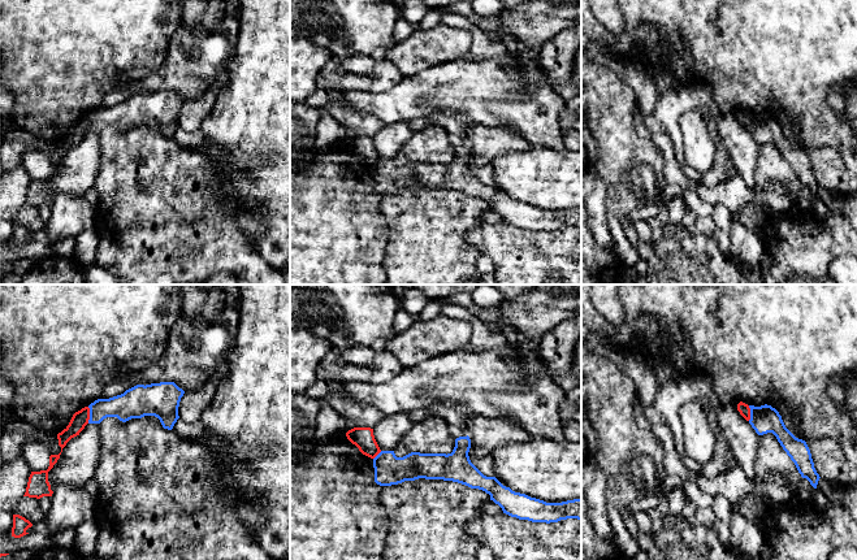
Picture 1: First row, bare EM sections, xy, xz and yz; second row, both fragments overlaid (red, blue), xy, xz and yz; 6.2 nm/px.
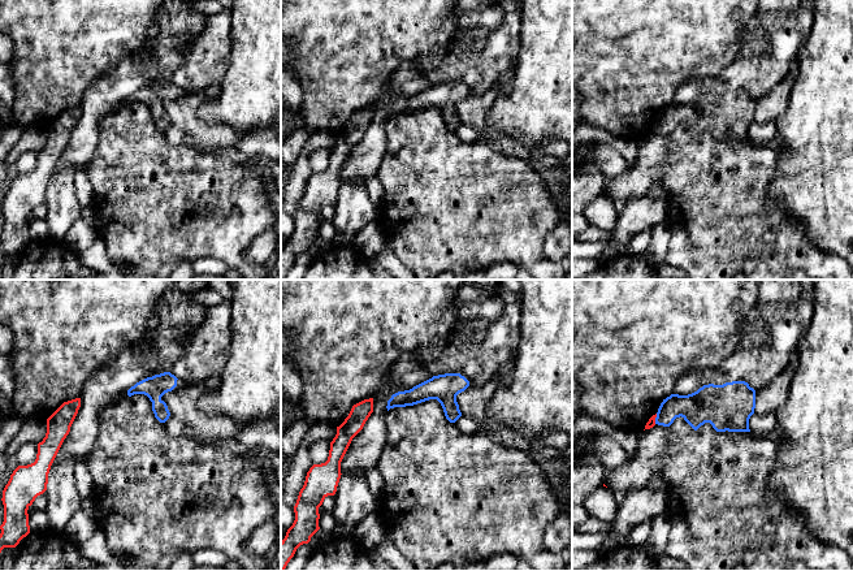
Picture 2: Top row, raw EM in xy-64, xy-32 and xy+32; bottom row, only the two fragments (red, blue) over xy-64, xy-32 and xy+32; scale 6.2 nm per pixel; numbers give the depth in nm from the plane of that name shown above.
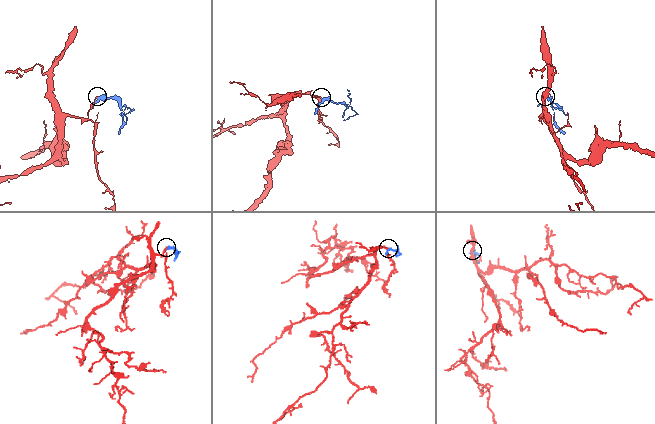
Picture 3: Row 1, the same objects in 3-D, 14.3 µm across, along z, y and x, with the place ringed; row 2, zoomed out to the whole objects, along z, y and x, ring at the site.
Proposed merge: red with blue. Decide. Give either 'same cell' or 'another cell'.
another cell

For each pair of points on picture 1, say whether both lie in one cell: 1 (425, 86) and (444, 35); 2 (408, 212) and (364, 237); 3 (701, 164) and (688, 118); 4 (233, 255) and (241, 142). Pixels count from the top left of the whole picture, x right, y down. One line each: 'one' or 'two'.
1: two
2: two
3: one
4: two

